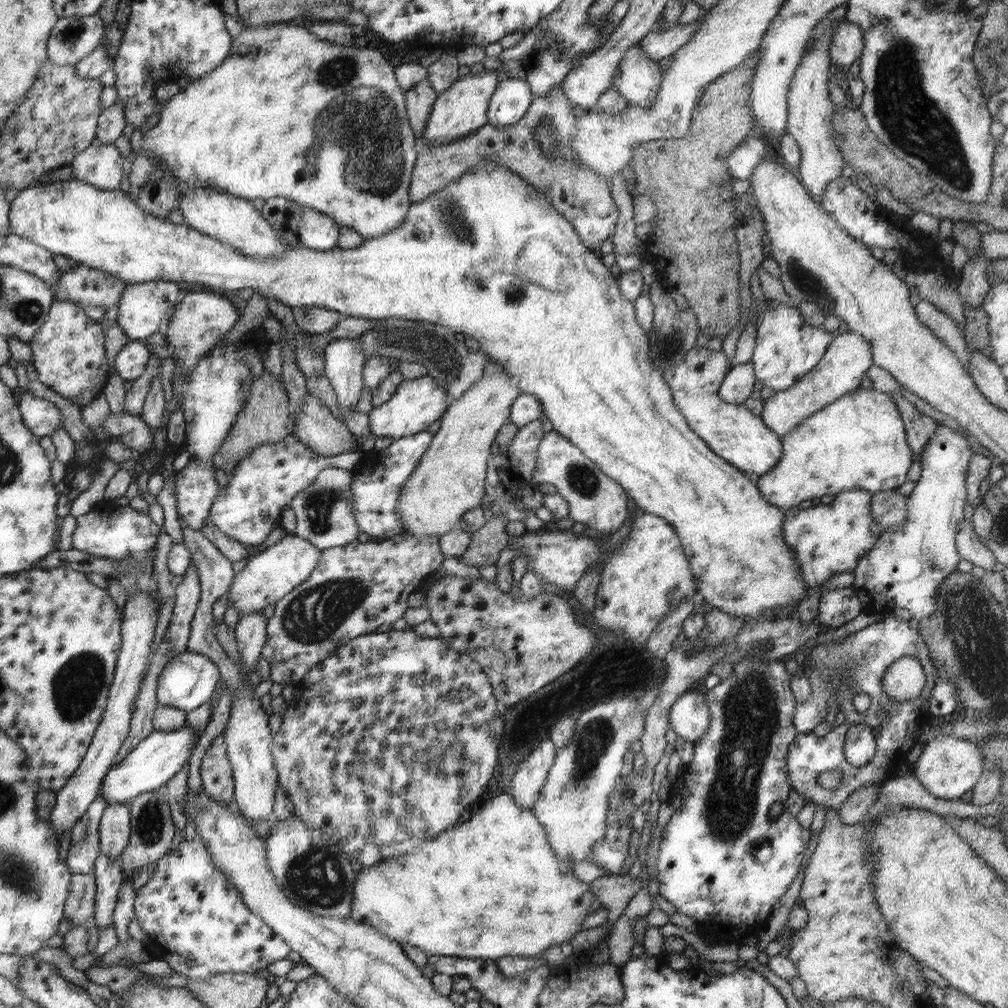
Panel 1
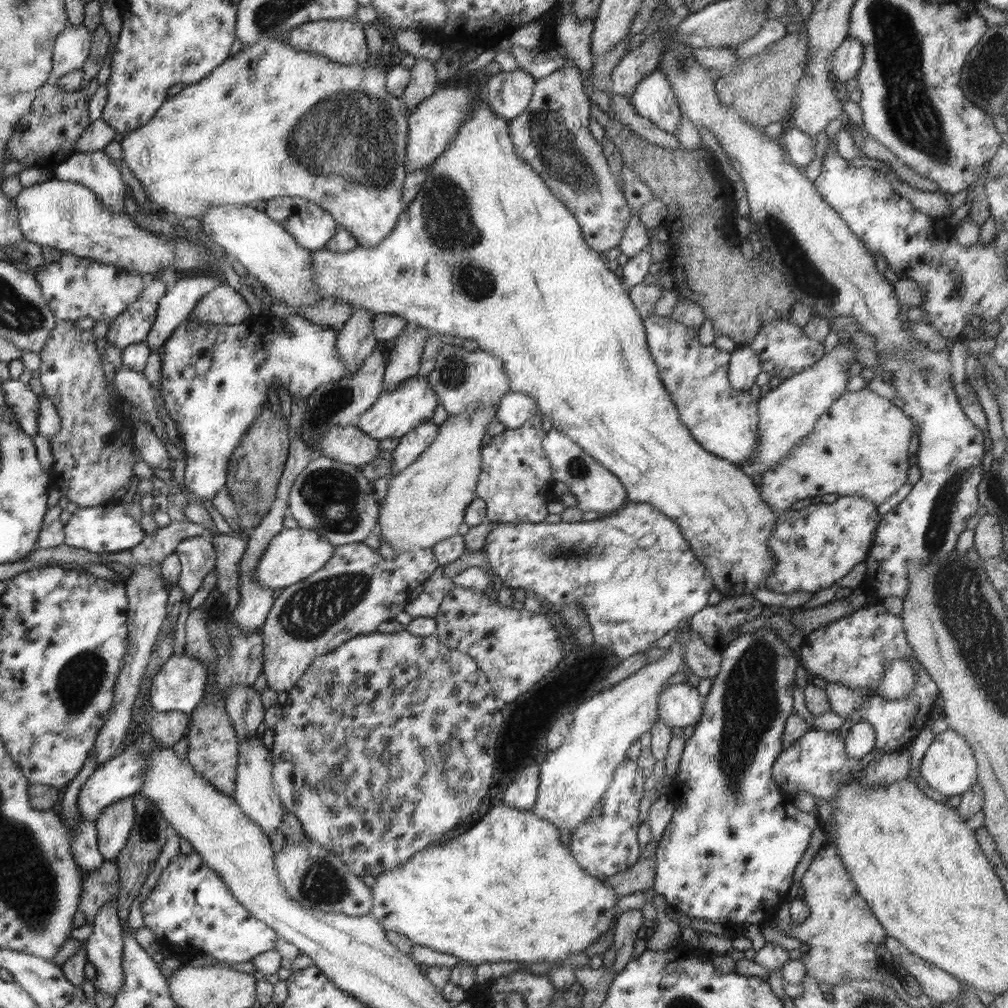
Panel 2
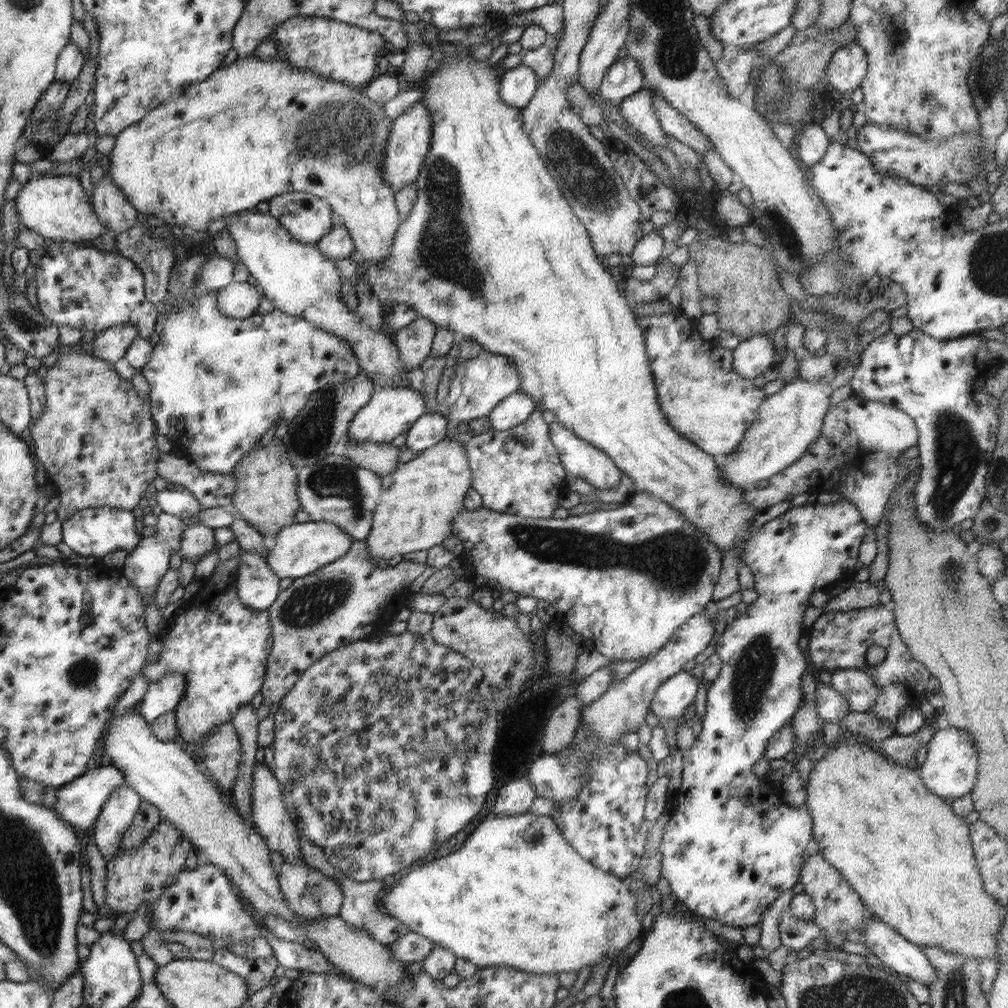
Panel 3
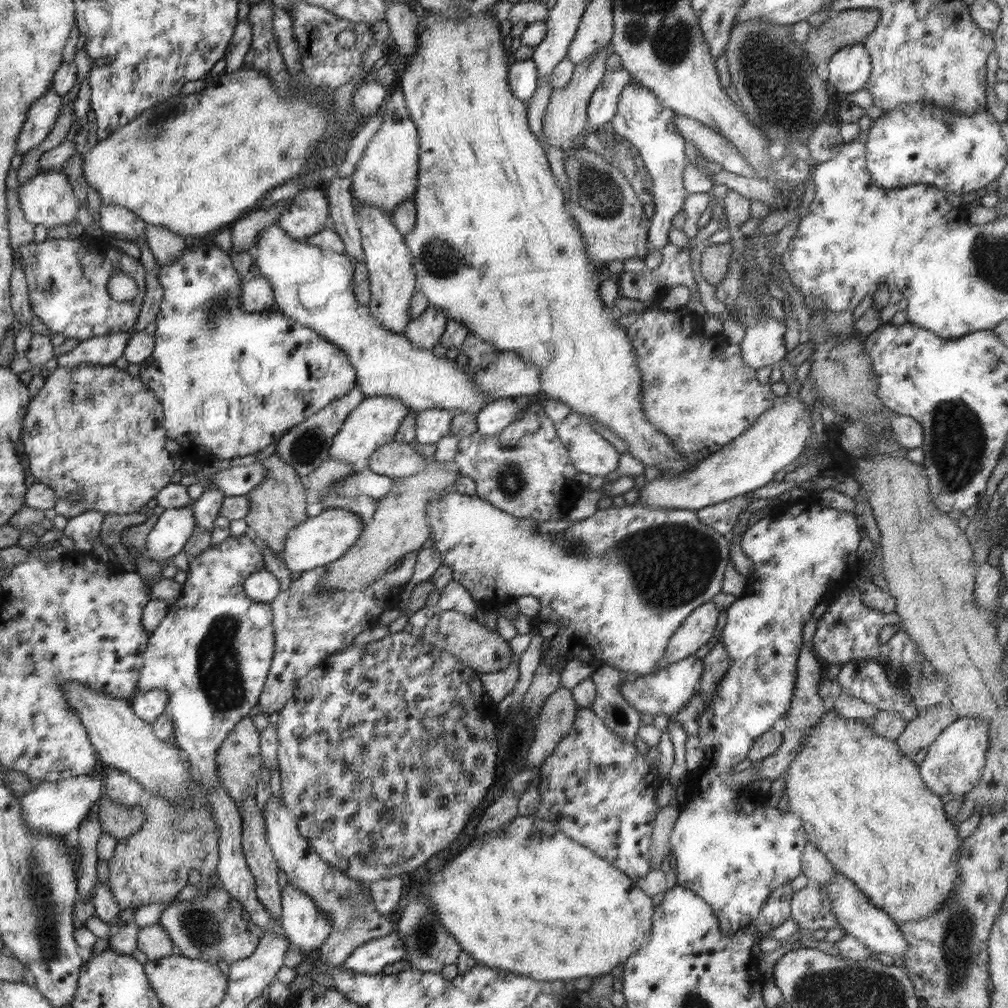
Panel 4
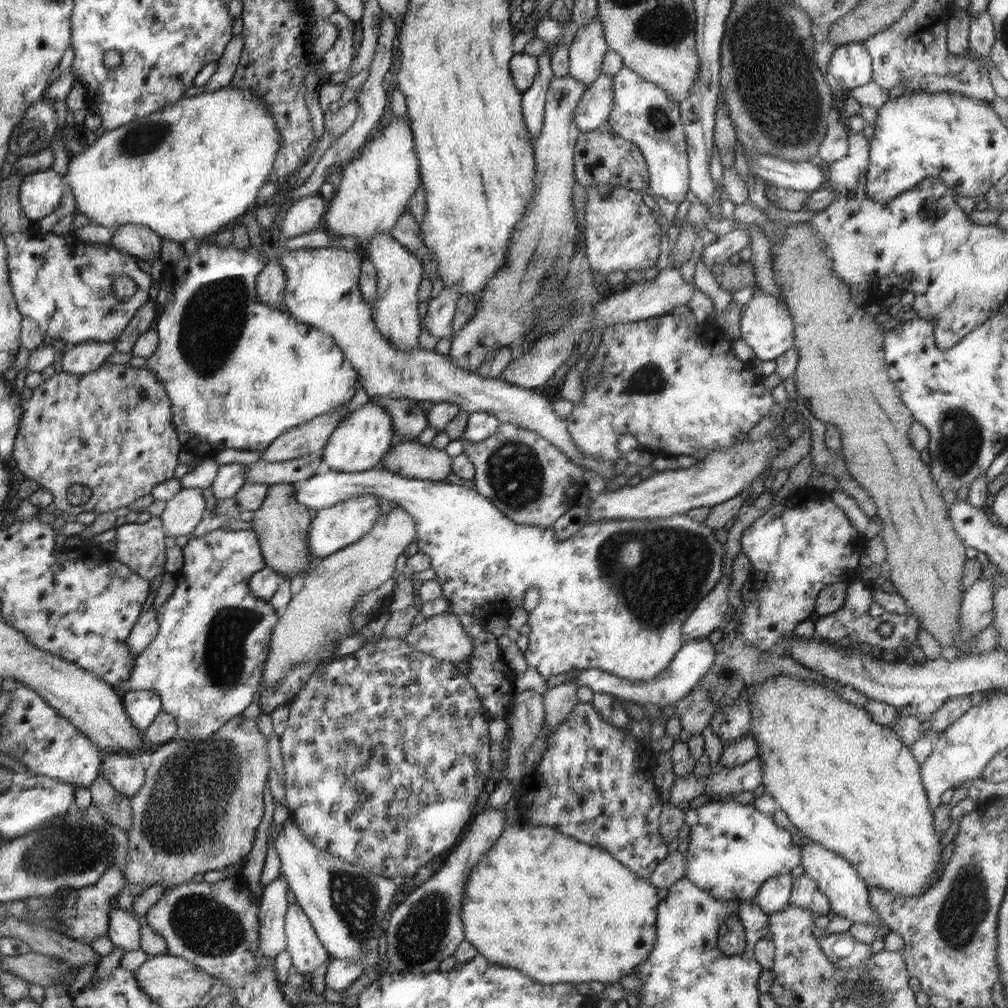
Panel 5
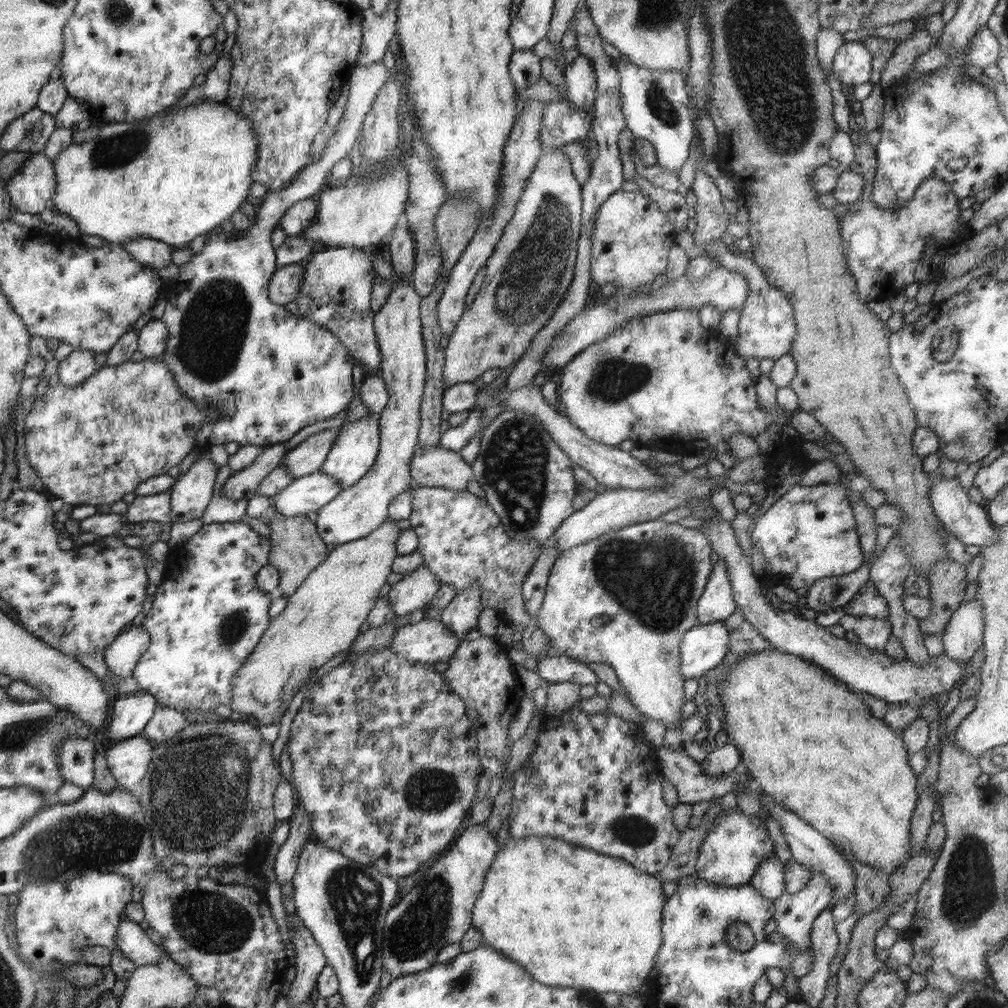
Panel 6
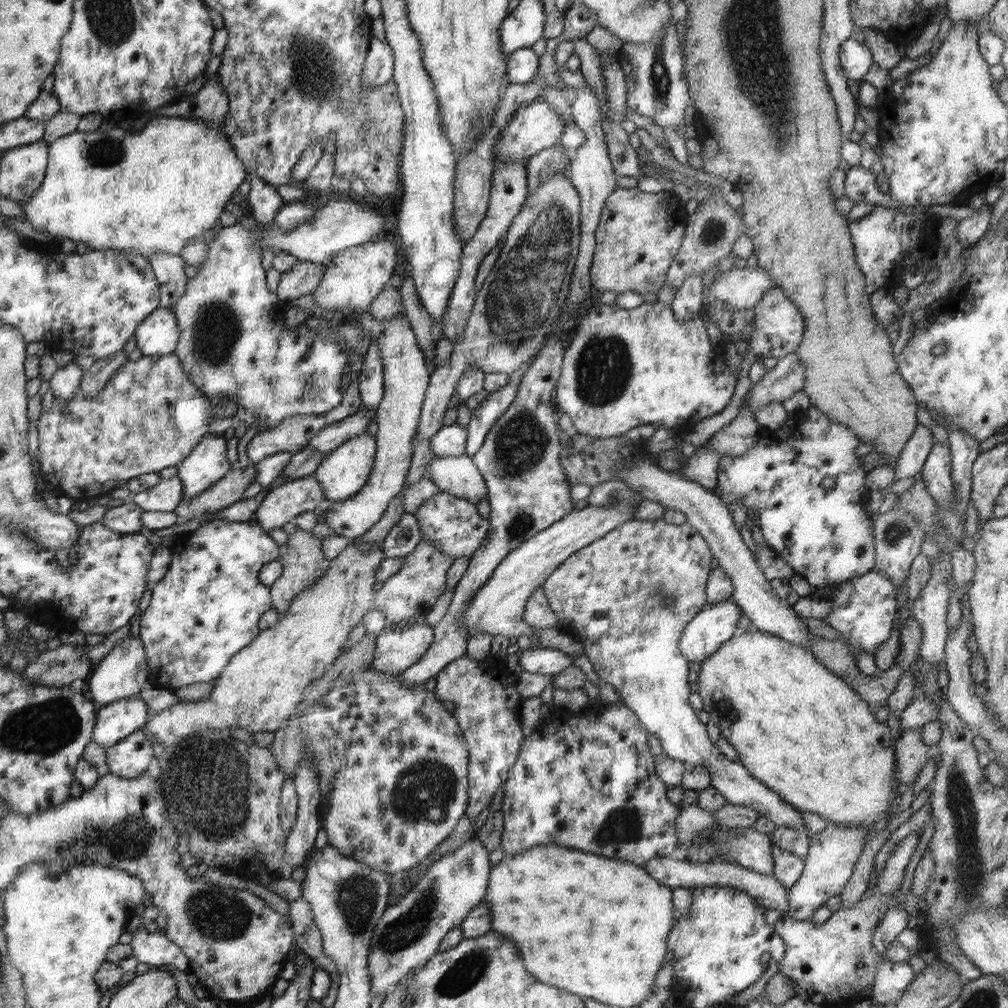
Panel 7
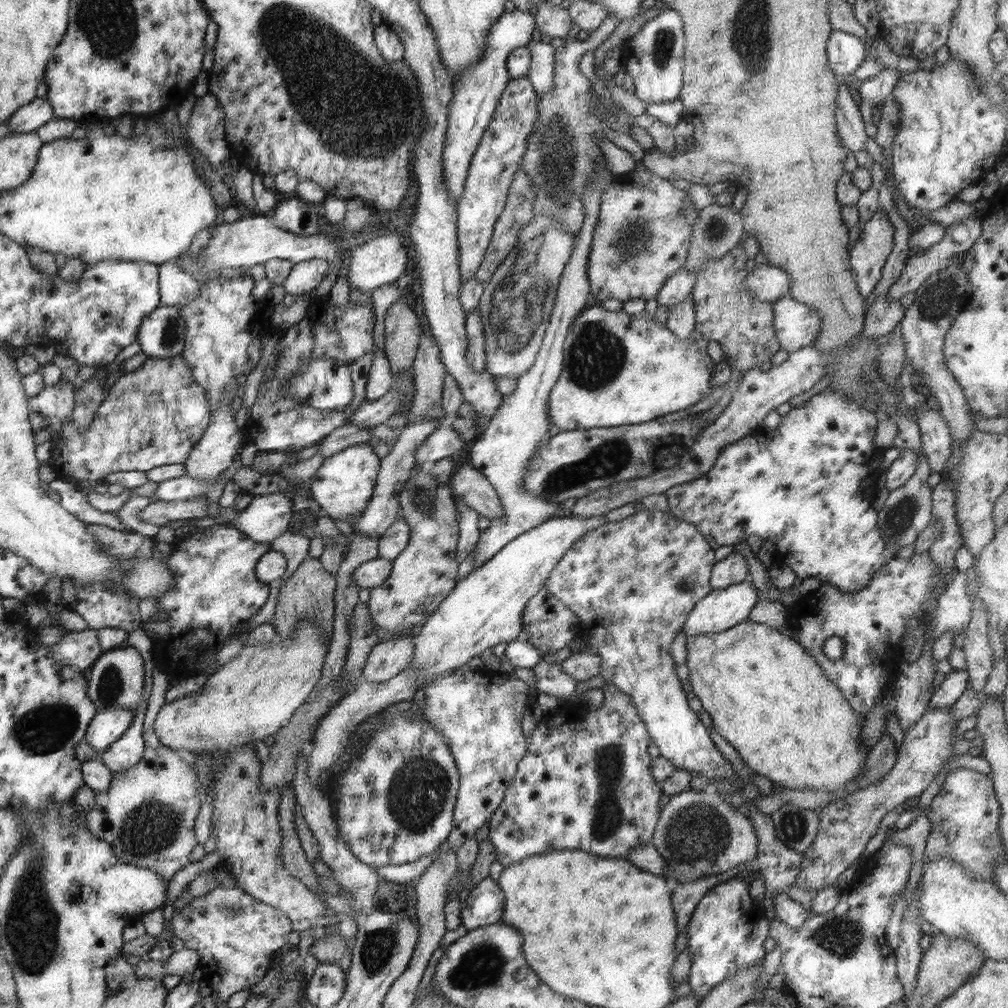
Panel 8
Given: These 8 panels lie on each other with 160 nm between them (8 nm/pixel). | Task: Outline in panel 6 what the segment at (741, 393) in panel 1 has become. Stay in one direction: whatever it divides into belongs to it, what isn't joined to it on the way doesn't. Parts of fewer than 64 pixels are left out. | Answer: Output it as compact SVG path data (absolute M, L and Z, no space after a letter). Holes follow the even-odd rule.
M721 240L710 243L706 246L705 251L710 254L710 257L717 258L723 268L740 272L748 282L750 292L744 307L739 310L739 333L734 342L738 356L741 356L745 361L749 358L778 360L781 356L788 354L797 335L797 326L792 304L786 294L766 281L764 273L760 271L760 267L756 265L749 253L740 253Z

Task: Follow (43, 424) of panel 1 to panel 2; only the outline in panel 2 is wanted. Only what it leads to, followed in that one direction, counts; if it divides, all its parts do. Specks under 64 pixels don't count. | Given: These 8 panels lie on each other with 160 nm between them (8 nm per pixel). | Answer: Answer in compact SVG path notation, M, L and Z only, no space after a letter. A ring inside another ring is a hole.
M20 380L4 381L3 390L6 392L7 405L18 419L19 426L26 434L36 436L38 395Z

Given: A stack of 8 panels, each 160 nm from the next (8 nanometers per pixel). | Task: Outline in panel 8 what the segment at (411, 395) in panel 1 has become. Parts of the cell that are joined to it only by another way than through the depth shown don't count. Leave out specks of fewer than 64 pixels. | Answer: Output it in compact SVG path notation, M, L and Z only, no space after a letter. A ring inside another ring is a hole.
M366 442L349 446L328 458L311 478L309 487L311 488L311 497L324 506L322 513L332 520L348 521L350 517L361 515L367 508L371 497L374 496L375 482L378 480L380 458L374 454L374 448Z

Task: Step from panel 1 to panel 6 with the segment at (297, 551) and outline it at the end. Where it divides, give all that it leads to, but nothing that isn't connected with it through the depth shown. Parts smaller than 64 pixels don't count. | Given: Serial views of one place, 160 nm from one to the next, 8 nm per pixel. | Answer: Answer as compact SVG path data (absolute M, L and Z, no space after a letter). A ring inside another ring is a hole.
M392 270L390 286L393 287L388 301L384 302L382 309L374 312L375 334L378 336L379 349L382 351L382 365L380 376L388 391L388 402L382 412L379 412L380 425L379 457L376 459L370 472L356 485L342 489L334 499L317 510L316 526L323 541L327 544L343 545L360 540L374 533L380 525L388 520L388 506L390 502L411 488L414 483L412 476L412 460L419 444L419 428L421 425L421 402L423 399L424 384L426 379L426 359L423 334L421 333L420 304L422 298L415 291L412 282L400 279Z

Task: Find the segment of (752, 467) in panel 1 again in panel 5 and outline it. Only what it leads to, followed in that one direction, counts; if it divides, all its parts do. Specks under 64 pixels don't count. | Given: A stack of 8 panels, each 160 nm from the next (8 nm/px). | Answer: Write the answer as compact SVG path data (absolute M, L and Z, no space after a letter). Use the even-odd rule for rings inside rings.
M691 305L678 306L670 313L664 315L657 315L638 322L627 322L626 324L615 324L614 326L604 327L603 335L600 345L596 350L596 354L588 360L588 373L593 378L598 378L600 371L600 382L594 382L594 380L584 379L584 386L582 400L573 404L572 412L565 418L567 422L568 432L571 434L572 440L576 443L576 446L585 454L592 455L593 457L604 459L607 461L614 461L622 454L616 448L618 439L622 434L632 434L636 440L638 440L640 446L646 446L650 453L656 454L656 456L667 455L674 458L679 455L686 454L686 456L693 456L700 460L705 458L711 452L715 450L724 450L730 448L739 442L744 440L748 436L748 432L756 426L764 416L770 414L770 410L774 408L774 397L770 390L766 389L763 384L763 379L756 377L756 374L752 373L752 365L750 362L743 362L736 357L733 350L733 340L726 338L715 325L711 323L700 325L694 319L694 314Z

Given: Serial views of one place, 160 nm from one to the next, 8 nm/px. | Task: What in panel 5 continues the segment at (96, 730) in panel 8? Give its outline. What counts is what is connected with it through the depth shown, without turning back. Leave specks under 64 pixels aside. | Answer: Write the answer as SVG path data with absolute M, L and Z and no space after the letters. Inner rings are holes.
M129 690L122 697L128 719L140 731L146 732L162 712L161 698L153 690Z

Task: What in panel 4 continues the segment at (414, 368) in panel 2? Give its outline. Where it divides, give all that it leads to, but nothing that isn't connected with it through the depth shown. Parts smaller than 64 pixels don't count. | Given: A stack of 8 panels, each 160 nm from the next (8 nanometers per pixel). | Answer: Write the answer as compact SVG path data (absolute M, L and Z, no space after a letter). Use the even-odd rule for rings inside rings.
M429 306L418 318L411 320L403 335L421 349L434 350L439 345L446 323L446 314L438 308Z

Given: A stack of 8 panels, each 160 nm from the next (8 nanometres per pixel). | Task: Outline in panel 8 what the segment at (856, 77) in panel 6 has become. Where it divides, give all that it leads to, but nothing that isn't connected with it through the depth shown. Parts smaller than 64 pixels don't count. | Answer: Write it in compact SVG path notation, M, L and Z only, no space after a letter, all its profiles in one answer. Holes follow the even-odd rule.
M833 30L826 46L828 66L835 75L840 77L852 77L853 72L863 63L867 47L862 39L846 33L841 30Z

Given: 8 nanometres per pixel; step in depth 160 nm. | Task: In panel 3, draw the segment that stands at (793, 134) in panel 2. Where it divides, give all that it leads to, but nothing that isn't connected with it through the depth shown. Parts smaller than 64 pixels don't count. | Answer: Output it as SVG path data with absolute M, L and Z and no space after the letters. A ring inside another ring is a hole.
M806 123L798 128L794 142L797 145L798 160L807 169L820 162L832 140L820 125Z

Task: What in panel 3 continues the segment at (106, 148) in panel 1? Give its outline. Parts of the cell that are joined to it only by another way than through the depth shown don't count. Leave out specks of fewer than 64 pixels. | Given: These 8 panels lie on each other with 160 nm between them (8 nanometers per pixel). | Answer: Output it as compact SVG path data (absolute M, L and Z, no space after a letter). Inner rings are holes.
M109 174L93 186L92 204L99 221L117 236L125 235L138 222L138 211L112 182Z

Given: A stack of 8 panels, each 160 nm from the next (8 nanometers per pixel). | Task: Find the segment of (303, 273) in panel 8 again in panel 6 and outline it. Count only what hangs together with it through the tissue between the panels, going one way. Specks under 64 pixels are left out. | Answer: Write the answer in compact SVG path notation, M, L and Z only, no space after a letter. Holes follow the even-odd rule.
M300 264L282 266L271 279L269 294L279 305L295 301L303 286L303 270Z

